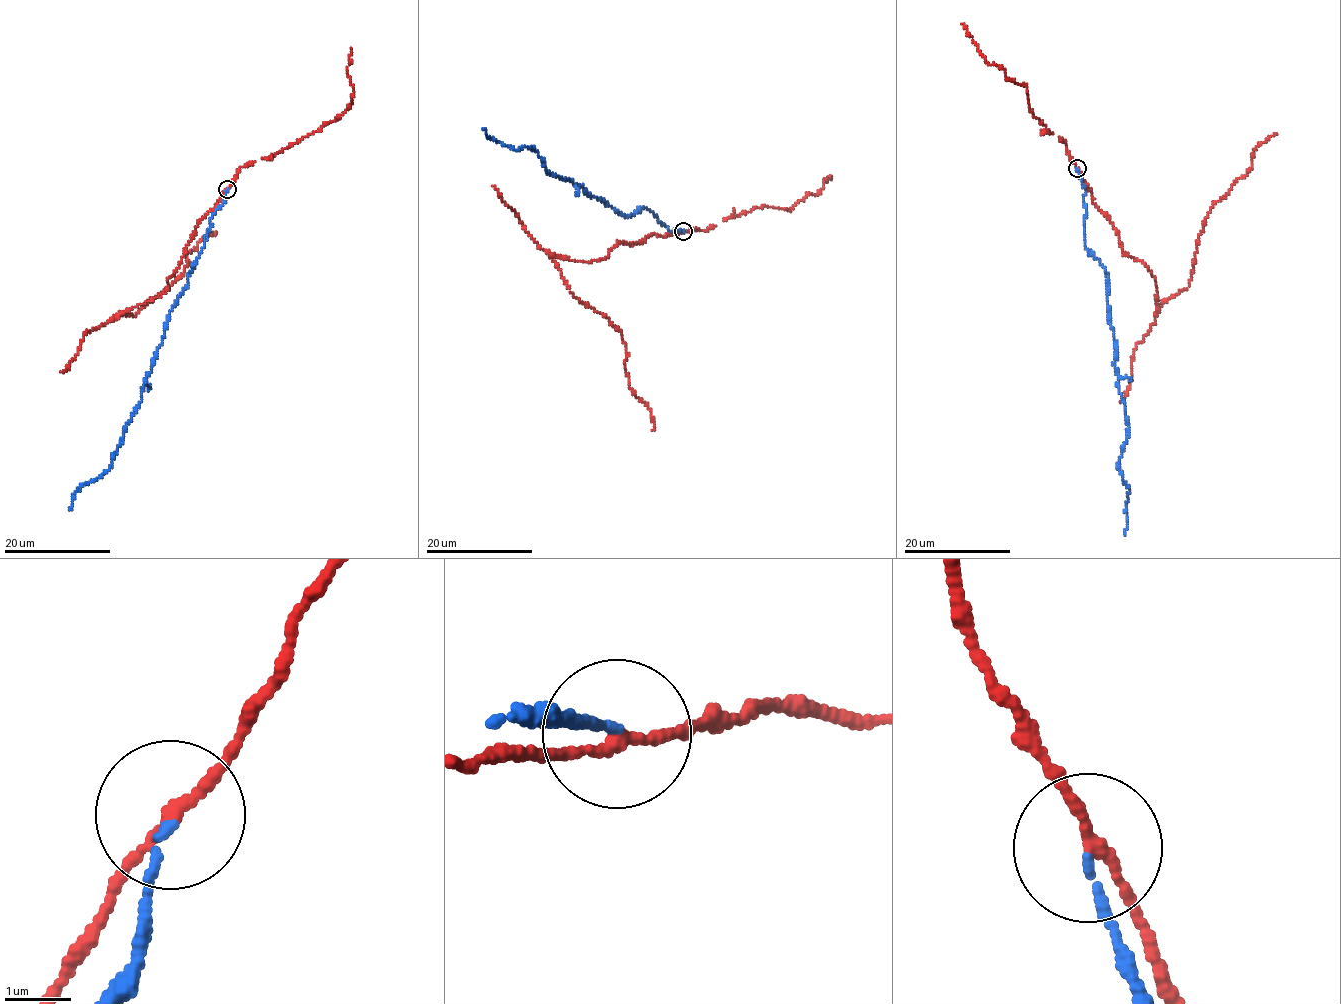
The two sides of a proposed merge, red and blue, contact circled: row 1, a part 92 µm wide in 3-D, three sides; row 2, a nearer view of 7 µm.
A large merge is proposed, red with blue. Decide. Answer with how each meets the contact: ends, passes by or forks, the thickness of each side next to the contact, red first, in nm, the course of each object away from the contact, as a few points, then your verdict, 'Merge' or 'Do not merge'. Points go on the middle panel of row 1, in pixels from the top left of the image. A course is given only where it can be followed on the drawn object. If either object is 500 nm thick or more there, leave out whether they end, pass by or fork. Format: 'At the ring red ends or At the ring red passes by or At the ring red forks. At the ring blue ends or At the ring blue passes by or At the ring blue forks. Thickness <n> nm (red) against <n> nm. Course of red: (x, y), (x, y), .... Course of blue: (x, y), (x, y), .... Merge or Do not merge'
At the ring red passes by. At the ring blue ends. Thickness 160 nm (red) against 120 nm. Course of red: (683, 231), (624, 241), (596, 261), (554, 256), (574, 297), (621, 333), (632, 391), (650, 409), (652, 429). Course of blue: (683, 231), (662, 225), (647, 207), (620, 214), (580, 184), (548, 173), (535, 148), (503, 145), (484, 128). Do not merge

